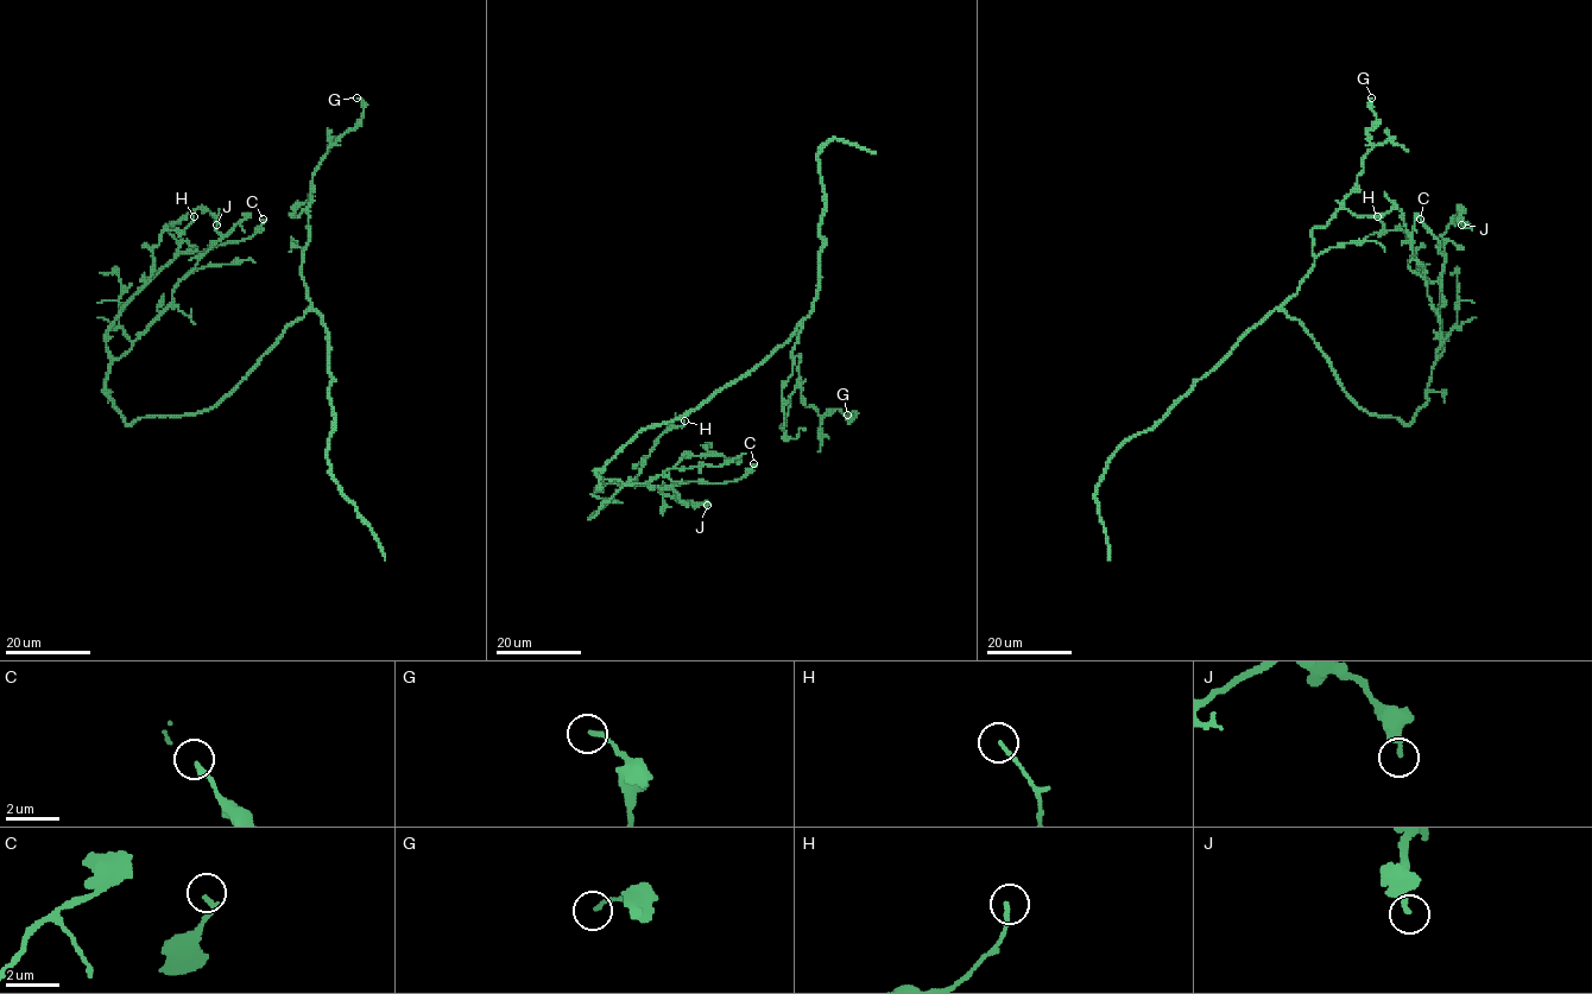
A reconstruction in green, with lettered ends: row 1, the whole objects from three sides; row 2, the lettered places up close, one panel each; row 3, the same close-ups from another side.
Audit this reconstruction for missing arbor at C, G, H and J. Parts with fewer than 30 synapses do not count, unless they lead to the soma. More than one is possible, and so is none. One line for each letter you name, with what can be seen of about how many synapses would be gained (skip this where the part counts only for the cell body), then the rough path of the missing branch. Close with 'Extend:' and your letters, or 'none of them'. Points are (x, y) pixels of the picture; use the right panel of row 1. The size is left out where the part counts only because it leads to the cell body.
Extend: none of them

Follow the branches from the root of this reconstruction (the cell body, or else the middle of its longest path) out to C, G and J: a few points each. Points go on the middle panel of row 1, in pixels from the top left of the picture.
C: (734, 381), (681, 416), (637, 431), (602, 470), (595, 472), (601, 477), (596, 487), (733, 482), (753, 463)
G: (734, 381), (801, 324), (791, 356), (800, 355), (803, 403), (820, 416), (839, 410), (847, 415)
J: (734, 381), (642, 429), (595, 472), (596, 487), (667, 485), (664, 494), (707, 505)

